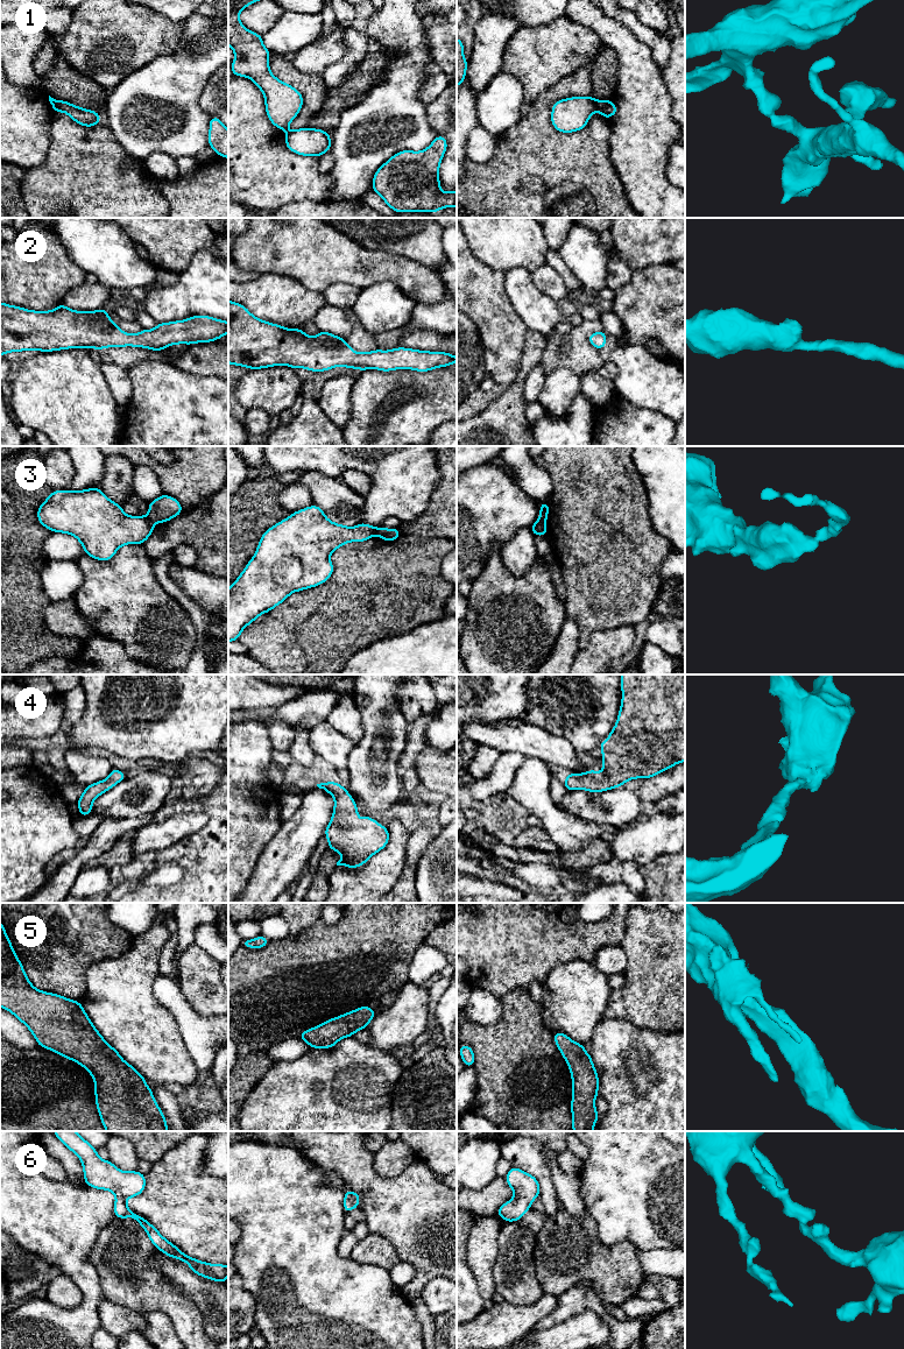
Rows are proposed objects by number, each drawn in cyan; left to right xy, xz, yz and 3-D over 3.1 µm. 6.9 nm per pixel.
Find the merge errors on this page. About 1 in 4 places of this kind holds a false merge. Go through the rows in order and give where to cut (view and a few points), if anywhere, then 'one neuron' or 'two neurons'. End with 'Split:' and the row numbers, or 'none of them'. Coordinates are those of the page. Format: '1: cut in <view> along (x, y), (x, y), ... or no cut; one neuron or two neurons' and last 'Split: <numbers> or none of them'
1: cut in xy along (57, 100), (58, 111); two neurons
2: no cut; one neuron
3: cut in xy along (147, 516), (154, 522); two neurons
4: no cut; one neuron
5: no cut; one neuron
6: no cut; one neuron
Split: 1, 3

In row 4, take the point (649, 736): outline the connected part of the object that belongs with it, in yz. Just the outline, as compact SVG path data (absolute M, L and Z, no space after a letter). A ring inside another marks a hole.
M621 674L622 700L617 721L607 735L608 741L601 741L601 756L606 760L600 763L603 772L588 771L585 774L571 772L564 781L567 791L586 790L593 793L613 790L622 786L627 781L635 778L648 779L663 772L677 763L685 762L685 674Z

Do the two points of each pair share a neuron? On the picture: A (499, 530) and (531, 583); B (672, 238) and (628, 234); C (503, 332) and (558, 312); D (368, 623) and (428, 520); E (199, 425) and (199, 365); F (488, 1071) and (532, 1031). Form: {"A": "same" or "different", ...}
{"A": "different", "B": "same", "C": "different", "D": "different", "E": "different", "F": "same"}

